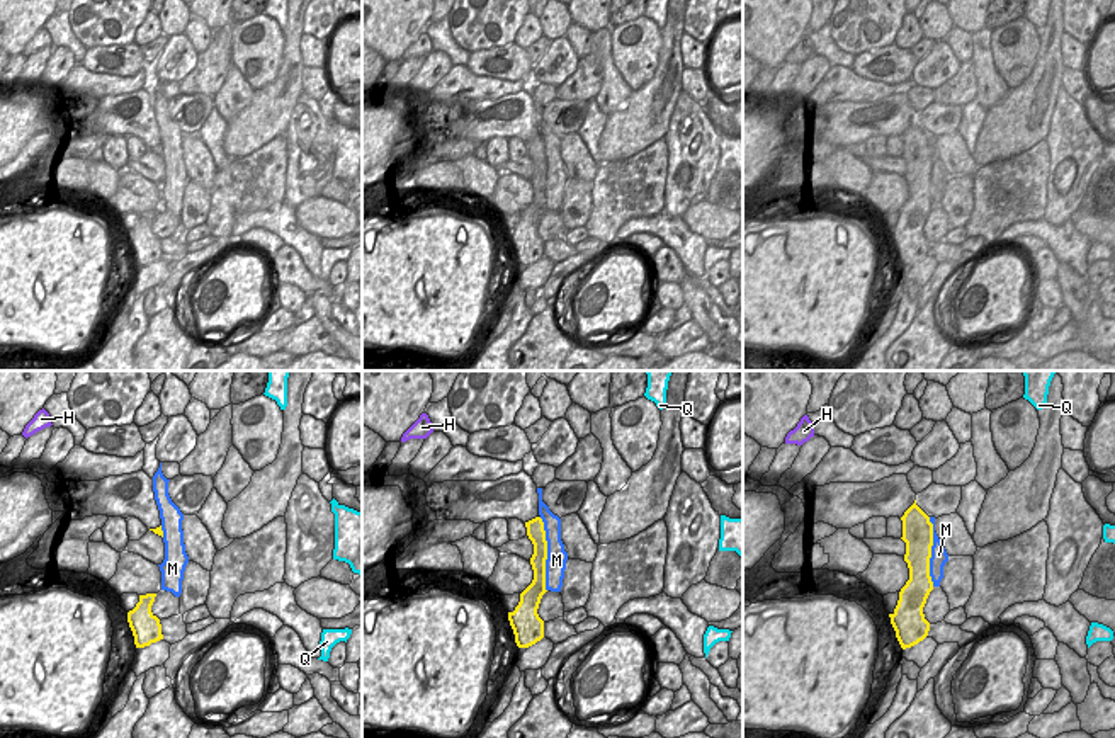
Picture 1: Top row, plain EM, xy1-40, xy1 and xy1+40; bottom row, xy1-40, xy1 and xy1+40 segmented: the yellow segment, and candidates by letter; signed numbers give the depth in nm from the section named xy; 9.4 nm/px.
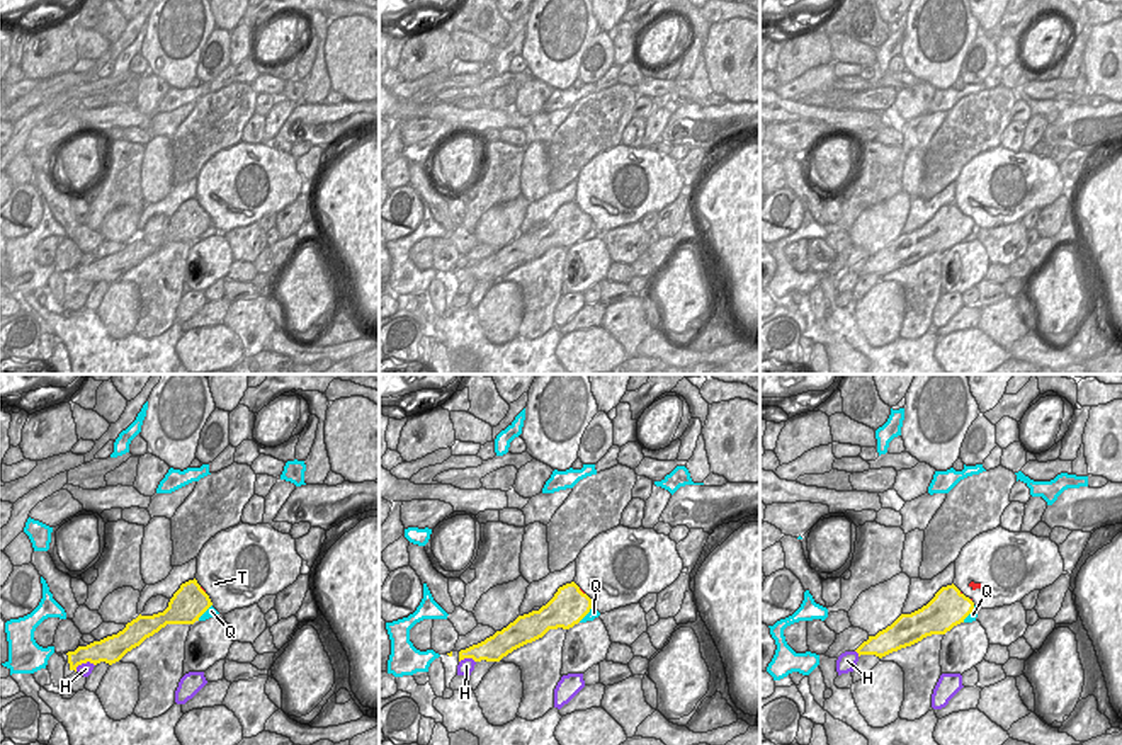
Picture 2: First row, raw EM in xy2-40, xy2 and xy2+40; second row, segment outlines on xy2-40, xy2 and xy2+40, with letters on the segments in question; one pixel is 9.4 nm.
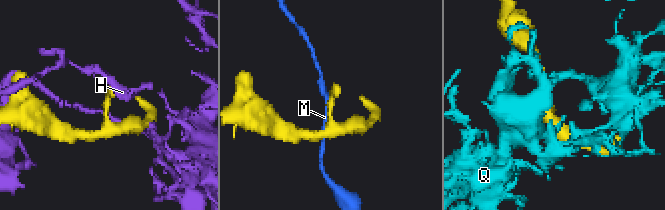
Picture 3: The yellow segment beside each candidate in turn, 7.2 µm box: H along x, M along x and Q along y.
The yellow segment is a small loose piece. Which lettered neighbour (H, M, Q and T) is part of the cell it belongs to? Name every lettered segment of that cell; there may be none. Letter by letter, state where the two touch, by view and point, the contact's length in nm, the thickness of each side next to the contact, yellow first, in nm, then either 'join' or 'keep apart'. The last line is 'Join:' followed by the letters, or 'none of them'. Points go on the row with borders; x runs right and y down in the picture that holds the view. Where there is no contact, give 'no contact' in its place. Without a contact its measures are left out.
H: contact xy2-40 (84, 662); length 200 nm; calibres 220 and 130 nm; keep apart
M: contact xy1 (546, 555); length 700 nm; calibres 170 and 190 nm; keep apart
Q: contact xy2 (587, 613); length 220 nm; calibres 340 and 90 nm; keep apart
T: contact xy2-40 (203, 591); length 80 nm; calibres 340 and 30 nm; join
Join: T

